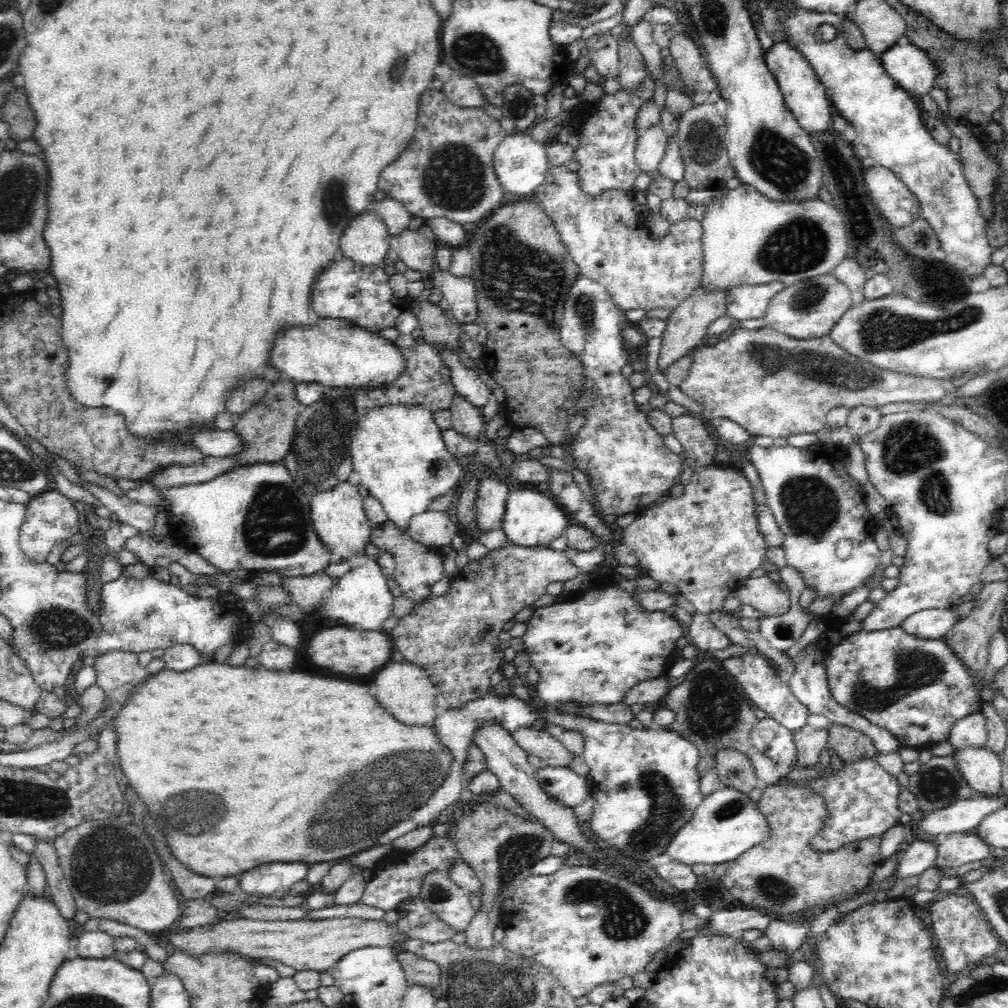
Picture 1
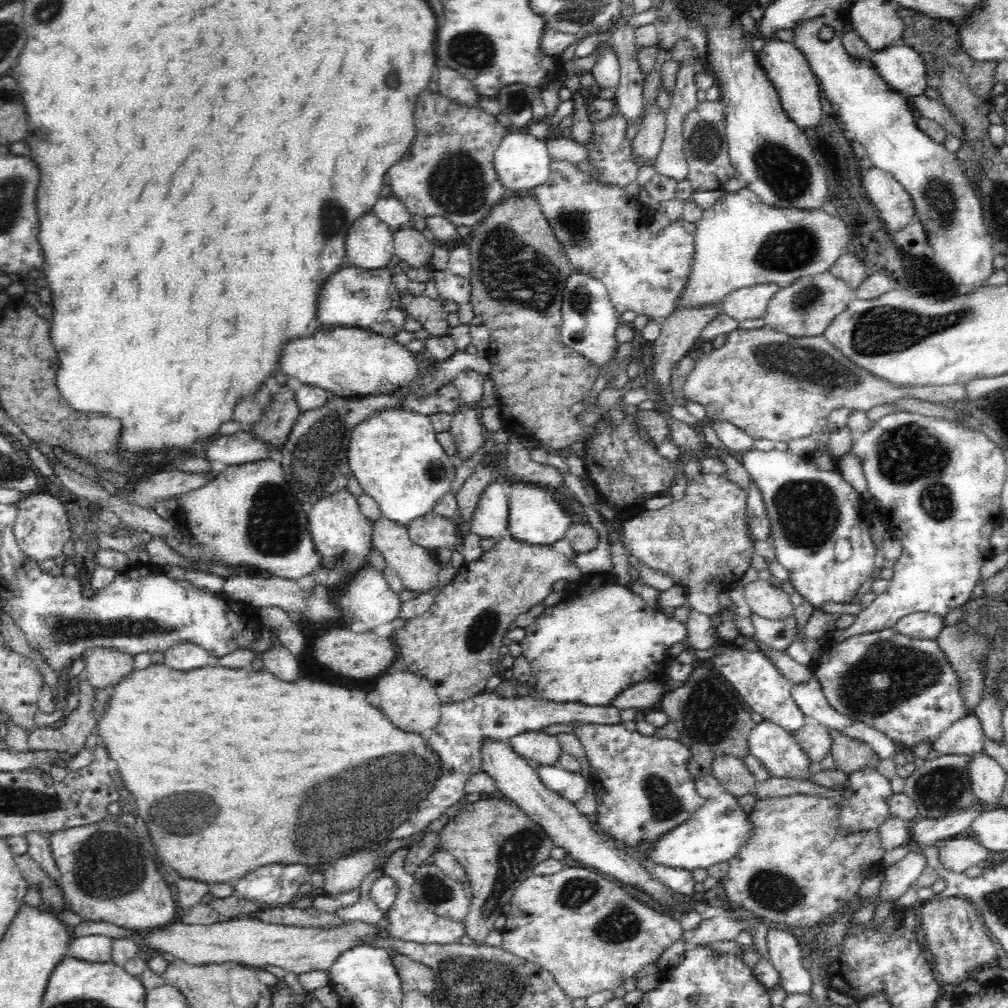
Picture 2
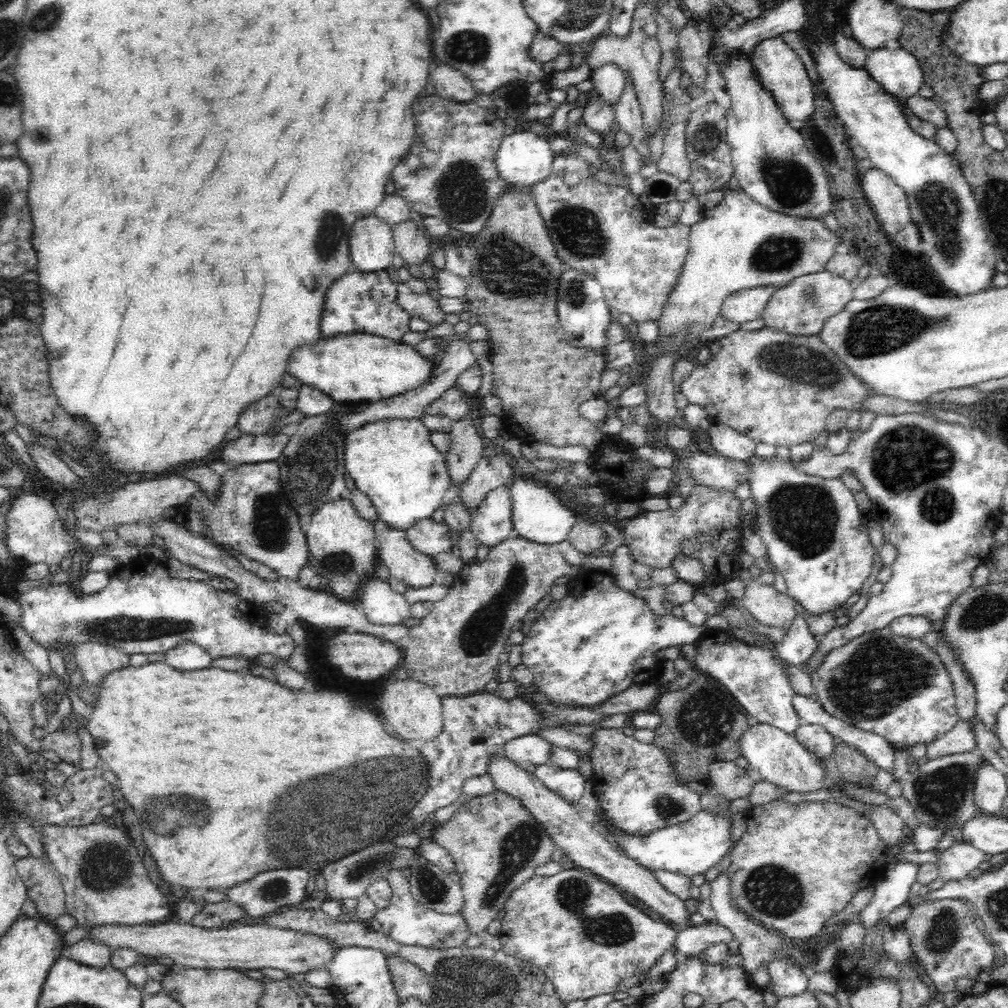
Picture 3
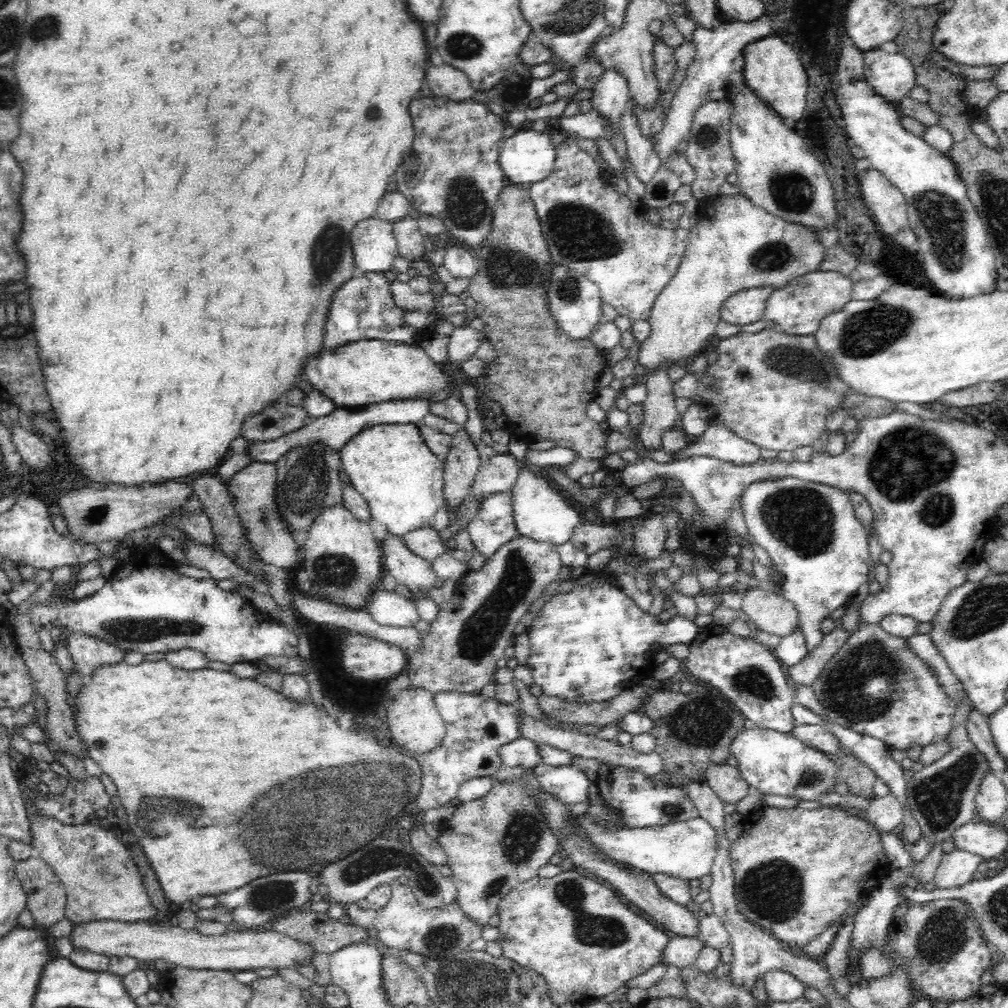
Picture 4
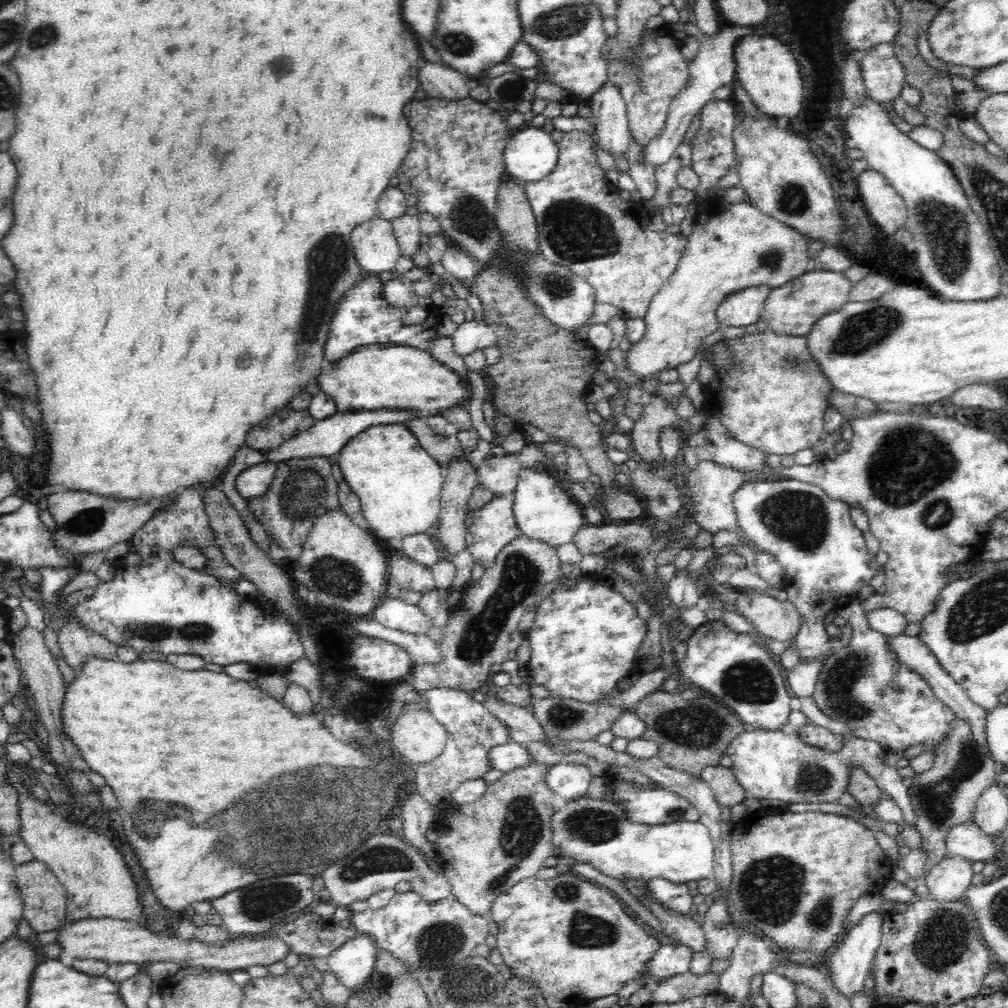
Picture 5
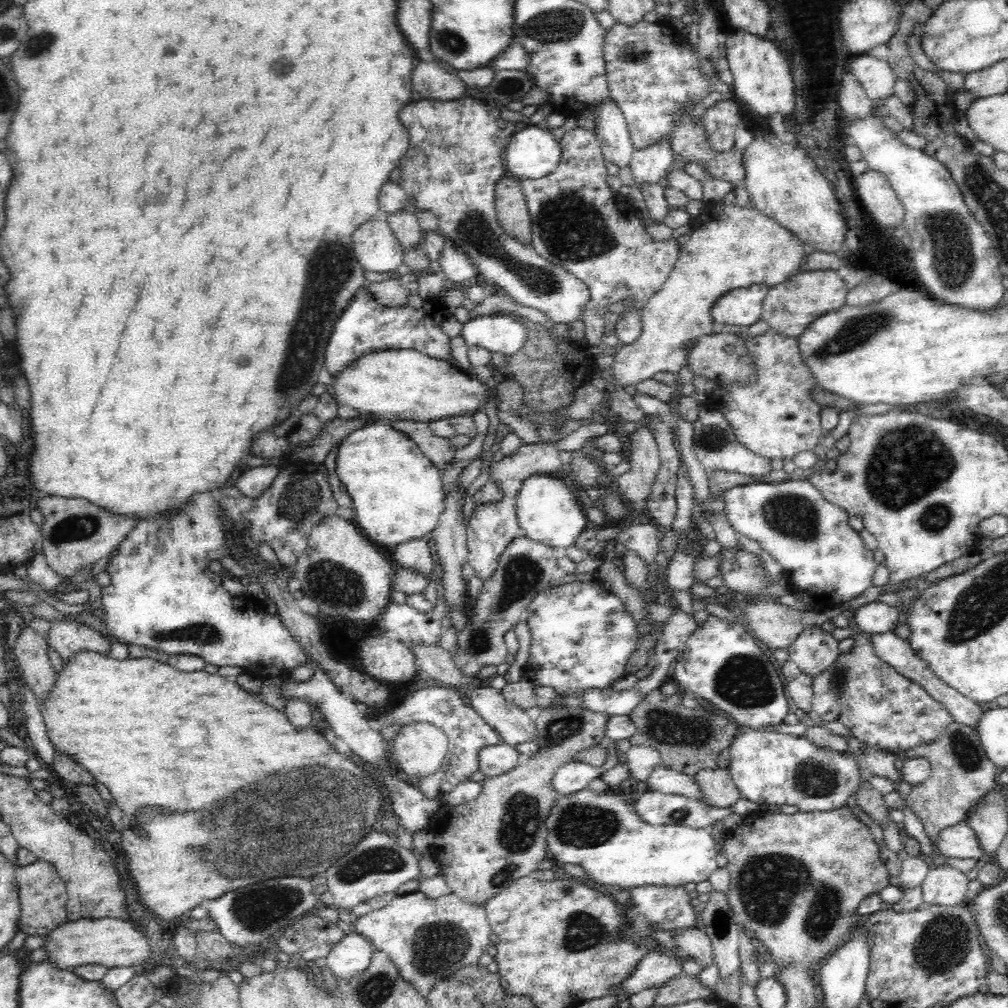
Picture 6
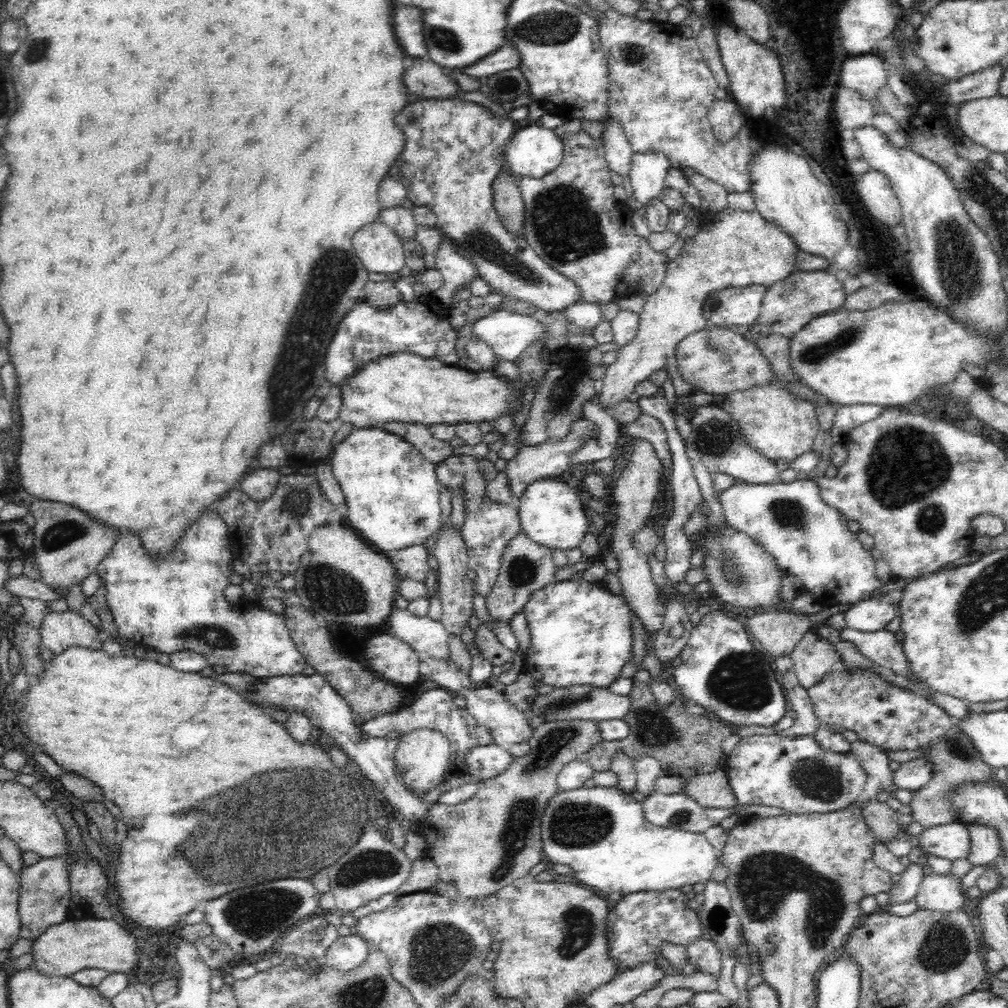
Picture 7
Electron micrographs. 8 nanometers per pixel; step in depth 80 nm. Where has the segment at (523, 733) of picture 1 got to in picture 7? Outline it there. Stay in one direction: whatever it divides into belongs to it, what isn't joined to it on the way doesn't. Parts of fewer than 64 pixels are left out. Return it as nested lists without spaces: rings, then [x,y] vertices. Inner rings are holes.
[[[494,742],[488,746],[477,746],[465,754],[467,773],[472,774],[477,782],[488,780],[502,774],[513,758],[508,747]]]

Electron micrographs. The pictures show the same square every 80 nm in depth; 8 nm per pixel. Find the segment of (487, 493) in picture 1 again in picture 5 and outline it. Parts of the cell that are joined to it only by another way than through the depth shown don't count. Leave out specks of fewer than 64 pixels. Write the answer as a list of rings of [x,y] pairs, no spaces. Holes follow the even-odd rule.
[[[514,494],[498,495],[491,502],[473,512],[472,524],[465,532],[467,550],[474,557],[474,563],[482,565],[485,570],[495,564],[495,559],[503,546],[510,544],[514,538],[523,535],[515,519],[514,502]]]

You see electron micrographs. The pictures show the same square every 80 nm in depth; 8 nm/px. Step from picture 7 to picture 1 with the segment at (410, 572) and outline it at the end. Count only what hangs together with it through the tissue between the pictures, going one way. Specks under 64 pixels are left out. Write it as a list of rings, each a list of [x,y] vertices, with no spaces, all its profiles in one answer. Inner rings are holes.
[[[426,511],[416,514],[409,522],[407,531],[416,542],[424,546],[451,546],[458,528],[448,512]]]

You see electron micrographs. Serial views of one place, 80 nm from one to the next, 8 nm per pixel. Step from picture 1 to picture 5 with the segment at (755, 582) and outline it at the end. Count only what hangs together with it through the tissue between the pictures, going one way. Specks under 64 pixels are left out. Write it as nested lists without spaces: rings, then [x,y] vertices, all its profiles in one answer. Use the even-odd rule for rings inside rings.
[[[758,590],[753,594],[739,593],[733,609],[753,624],[758,634],[772,640],[795,640],[802,624],[802,615],[795,604]]]

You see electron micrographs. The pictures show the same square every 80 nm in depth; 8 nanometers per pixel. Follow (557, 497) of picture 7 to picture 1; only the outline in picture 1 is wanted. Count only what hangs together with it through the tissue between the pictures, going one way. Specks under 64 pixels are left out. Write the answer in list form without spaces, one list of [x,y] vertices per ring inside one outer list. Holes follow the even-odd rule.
[[[518,488],[510,492],[506,512],[502,518],[502,529],[509,541],[523,547],[548,547],[552,540],[562,536],[568,526],[566,511],[544,492],[534,492],[534,488]]]

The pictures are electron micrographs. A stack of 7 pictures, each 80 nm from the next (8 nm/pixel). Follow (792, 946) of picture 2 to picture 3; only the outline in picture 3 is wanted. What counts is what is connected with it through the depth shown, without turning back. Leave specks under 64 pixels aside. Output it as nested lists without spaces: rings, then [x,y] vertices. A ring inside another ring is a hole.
[[[779,953],[774,954],[774,959],[766,966],[774,996],[779,999],[806,992],[809,979],[803,969],[794,963],[794,959],[791,956],[781,956]]]

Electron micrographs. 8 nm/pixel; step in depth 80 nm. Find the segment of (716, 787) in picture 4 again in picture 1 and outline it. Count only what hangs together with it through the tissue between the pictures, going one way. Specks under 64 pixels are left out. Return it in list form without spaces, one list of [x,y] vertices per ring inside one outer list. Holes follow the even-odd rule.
[[[733,748],[718,750],[715,756],[714,771],[719,776],[721,784],[725,787],[734,787],[742,794],[749,793],[759,786],[755,768],[748,754]]]

